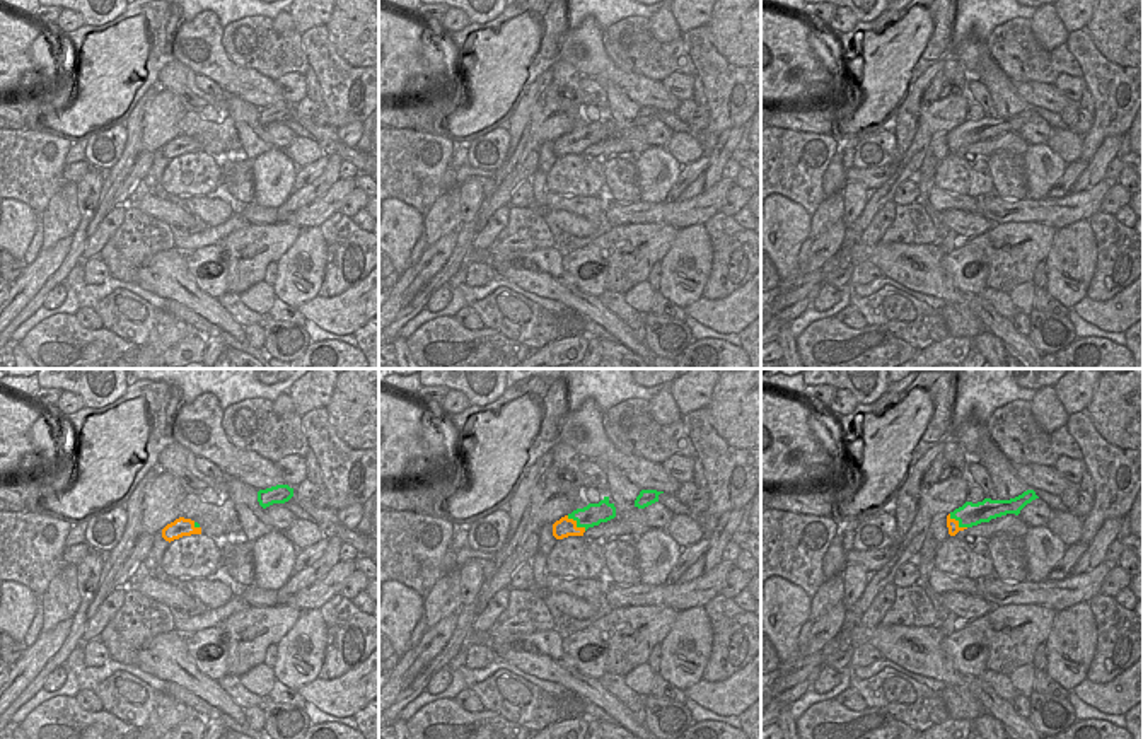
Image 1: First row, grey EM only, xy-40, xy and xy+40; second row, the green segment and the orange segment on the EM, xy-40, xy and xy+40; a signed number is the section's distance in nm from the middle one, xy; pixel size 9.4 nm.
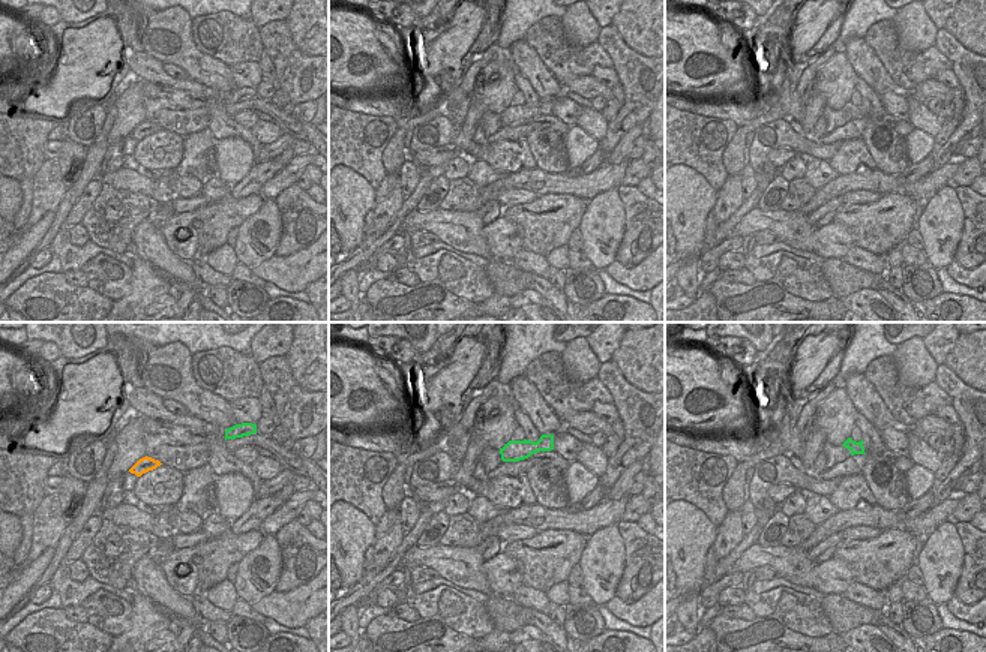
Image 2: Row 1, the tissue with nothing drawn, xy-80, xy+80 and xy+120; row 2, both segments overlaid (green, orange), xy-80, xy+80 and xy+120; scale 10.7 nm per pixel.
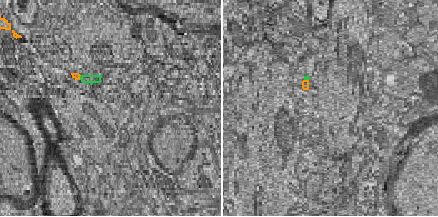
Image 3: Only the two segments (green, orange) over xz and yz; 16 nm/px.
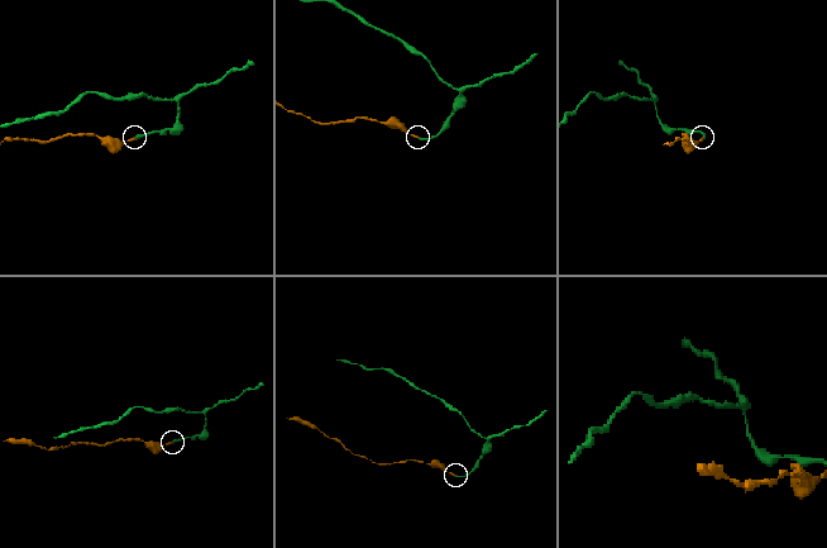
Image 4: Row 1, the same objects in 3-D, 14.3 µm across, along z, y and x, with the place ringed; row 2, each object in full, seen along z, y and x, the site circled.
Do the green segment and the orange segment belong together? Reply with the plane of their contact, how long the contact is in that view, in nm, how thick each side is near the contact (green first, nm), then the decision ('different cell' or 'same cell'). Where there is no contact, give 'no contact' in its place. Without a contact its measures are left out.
meets green in xy; contact 240 nm long; 200 nm thick on the green side, 190 nm on the other; different cell

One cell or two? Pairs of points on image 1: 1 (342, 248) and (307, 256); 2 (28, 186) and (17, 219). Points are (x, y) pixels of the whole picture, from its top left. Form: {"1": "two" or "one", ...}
{"1": "two", "2": "two"}

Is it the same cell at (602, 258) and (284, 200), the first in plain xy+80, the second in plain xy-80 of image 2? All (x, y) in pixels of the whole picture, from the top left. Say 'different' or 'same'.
different

